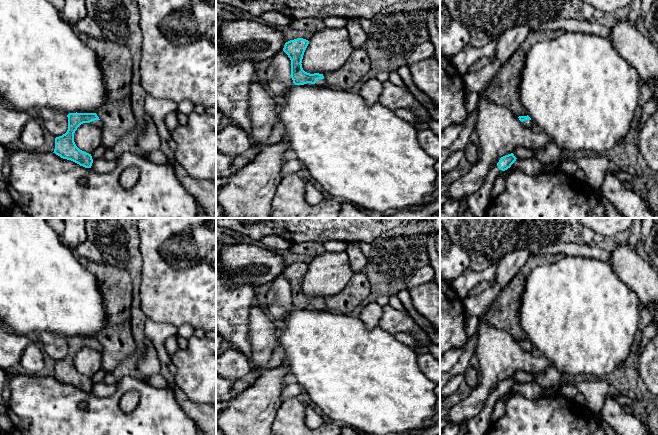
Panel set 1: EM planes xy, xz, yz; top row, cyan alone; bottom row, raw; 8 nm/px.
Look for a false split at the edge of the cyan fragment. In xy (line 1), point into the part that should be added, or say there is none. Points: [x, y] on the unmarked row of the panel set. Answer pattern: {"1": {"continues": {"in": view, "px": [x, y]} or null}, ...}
{"1": {"continues": {"in": "xy", "px": [98, 347]}}}

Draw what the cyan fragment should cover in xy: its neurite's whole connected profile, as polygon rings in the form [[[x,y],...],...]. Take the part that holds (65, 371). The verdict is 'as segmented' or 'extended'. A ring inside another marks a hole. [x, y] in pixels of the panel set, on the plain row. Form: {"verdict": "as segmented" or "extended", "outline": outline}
{"verdict": "extended", "outline": [[[69,337],[68,354],[62,360],[55,362],[56,379],[63,383],[71,384],[85,392],[91,392],[93,383],[91,378],[80,374],[74,366],[74,357],[83,347],[91,347],[102,353],[103,347],[96,337]]]}

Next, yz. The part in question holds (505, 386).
{"verdict": "extended", "outline": [[[511,377],[501,381],[492,388],[481,412],[466,422],[466,428],[469,435],[486,435],[486,432],[492,423],[491,416],[496,402],[501,396],[510,392],[516,383],[514,378]]]}

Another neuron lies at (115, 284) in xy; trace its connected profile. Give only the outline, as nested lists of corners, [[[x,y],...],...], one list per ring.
[[[89,262],[86,268],[97,278],[104,308],[107,313],[106,326],[96,335],[96,338],[103,347],[101,368],[108,373],[112,373],[123,360],[129,358],[137,351],[131,326],[133,284],[127,271],[112,266],[107,262]]]

